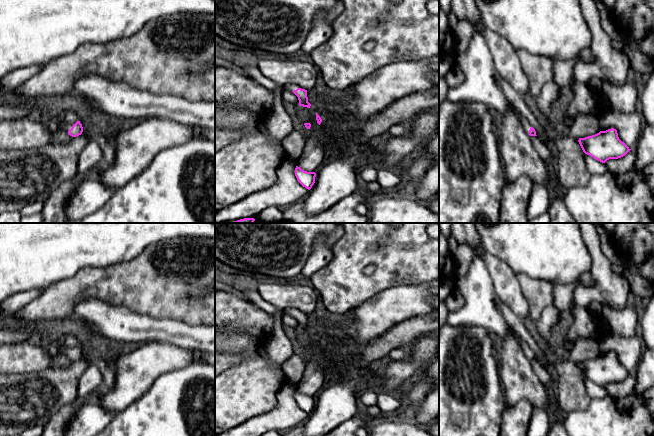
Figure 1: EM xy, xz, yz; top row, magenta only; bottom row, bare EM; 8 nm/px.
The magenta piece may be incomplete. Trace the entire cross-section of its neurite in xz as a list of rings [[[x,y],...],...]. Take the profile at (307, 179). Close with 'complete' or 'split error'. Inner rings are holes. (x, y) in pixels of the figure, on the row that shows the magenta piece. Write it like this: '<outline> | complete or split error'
[[[296,166],[295,176],[296,176],[298,182],[303,187],[310,190],[315,183],[316,173],[315,172],[304,171],[300,167]]] | complete

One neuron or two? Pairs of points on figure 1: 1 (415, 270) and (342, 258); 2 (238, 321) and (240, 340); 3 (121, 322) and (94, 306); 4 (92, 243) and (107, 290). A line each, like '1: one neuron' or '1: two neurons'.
1: one neuron
2: two neurons
3: one neuron
4: two neurons

